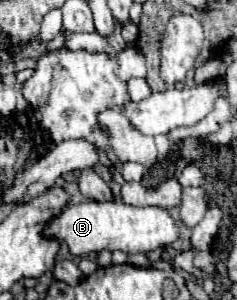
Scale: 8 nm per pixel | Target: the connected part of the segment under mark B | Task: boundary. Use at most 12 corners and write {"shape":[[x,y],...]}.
{"shape":[[86,201],[54,217],[48,237],[72,255],[168,247],[162,207]]}

